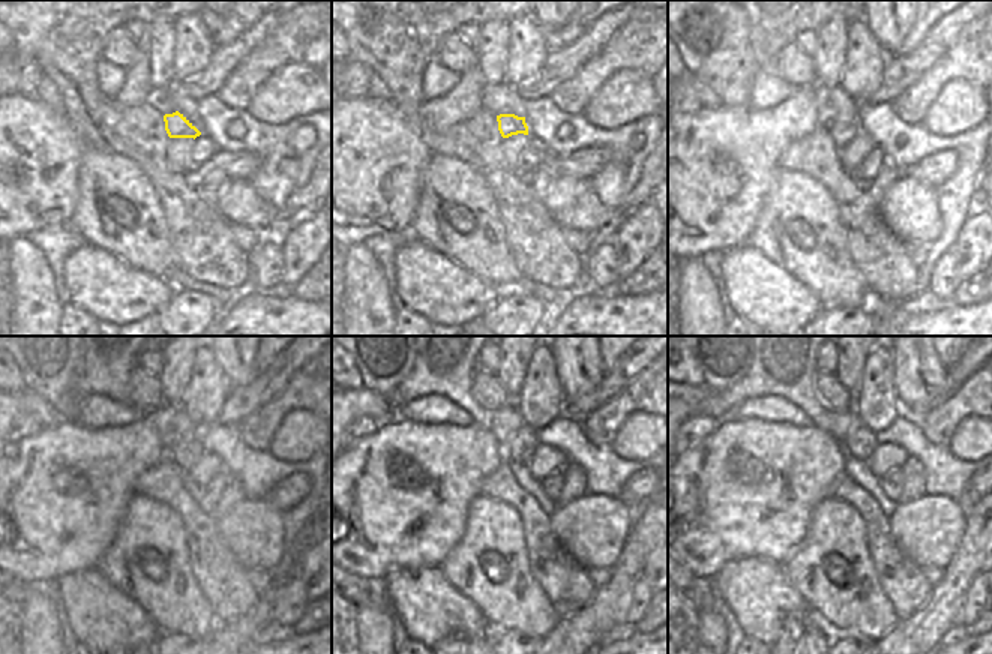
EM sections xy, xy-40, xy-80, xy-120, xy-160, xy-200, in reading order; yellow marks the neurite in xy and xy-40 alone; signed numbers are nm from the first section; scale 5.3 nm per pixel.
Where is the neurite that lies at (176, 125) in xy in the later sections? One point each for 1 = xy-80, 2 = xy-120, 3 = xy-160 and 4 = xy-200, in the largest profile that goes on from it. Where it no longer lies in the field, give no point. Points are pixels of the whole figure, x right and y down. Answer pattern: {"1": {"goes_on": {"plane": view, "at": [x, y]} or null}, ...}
{"1": {"goes_on": {"plane": "xy-80", "at": [842, 129]}}, "2": {"goes_on": {"plane": "xy-120", "at": [188, 450]}}, "3": {"goes_on": {"plane": "xy-160", "at": [521, 447]}}, "4": {"goes_on": {"plane": "xy-200", "at": [860, 443]}}}

